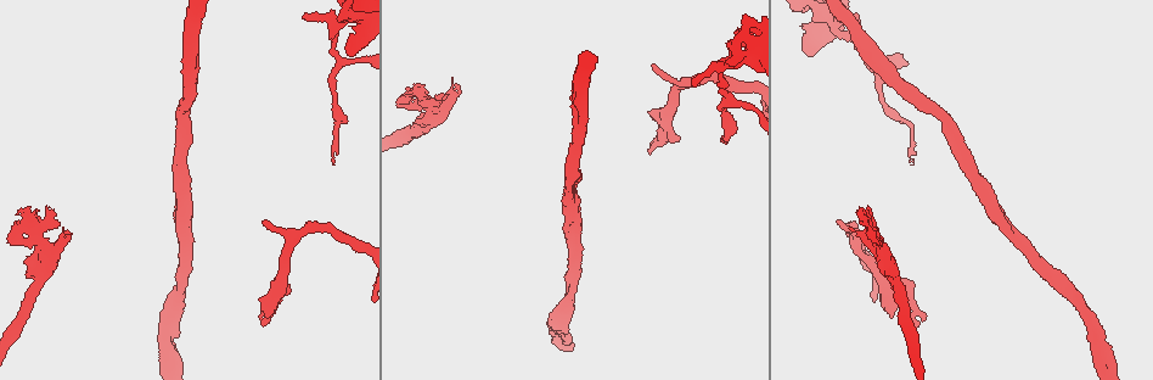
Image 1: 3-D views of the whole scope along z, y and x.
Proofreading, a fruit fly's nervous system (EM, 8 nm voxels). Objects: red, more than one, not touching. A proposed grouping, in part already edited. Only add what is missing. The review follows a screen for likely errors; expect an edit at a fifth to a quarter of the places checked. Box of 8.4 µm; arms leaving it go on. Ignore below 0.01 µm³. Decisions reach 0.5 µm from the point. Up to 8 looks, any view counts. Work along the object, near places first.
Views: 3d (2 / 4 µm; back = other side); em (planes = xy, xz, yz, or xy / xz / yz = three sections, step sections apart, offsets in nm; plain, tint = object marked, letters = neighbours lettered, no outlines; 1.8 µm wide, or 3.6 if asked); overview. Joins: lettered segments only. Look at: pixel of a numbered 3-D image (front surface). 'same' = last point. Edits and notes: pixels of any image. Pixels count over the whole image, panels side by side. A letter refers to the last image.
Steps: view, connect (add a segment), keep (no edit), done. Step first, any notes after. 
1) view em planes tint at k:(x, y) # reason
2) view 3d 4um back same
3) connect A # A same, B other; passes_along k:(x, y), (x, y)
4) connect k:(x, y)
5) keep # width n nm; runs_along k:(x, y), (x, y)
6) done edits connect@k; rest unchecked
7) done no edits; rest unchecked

view 3d 2um at 1:(725, 63) # narrows sharply

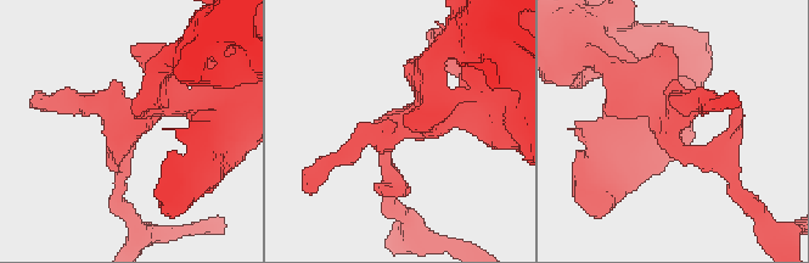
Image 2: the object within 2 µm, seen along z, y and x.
view em planes letters at 2:(669, 125)

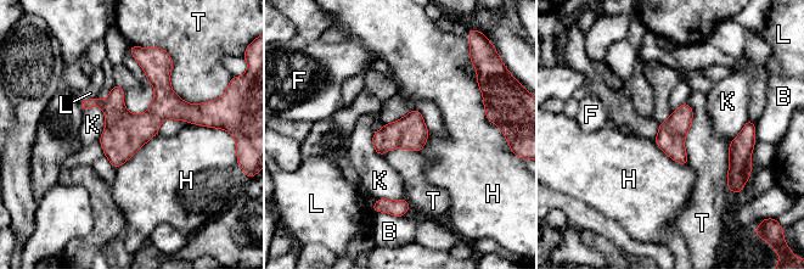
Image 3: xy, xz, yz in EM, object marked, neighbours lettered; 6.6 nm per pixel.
keep # longest_contact H 360 nm; B other, F other, H other, K other, L other, T other; border 3:(172, 62), (170, 88), (206, 102); none of them fits

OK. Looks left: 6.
view 3d 4um back at 1:(265, 317) # an open end

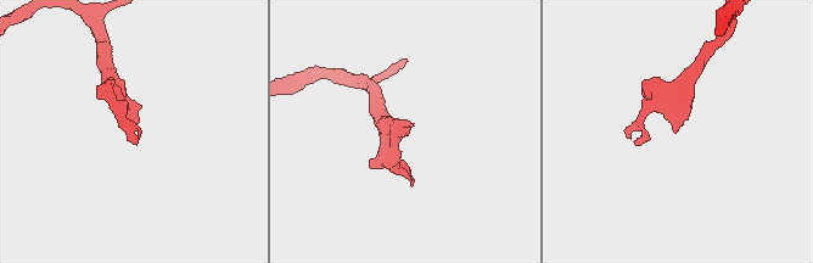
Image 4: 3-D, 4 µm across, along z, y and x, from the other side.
view em xz step 4 letters at 4:(406, 133) # shape alone is not enough

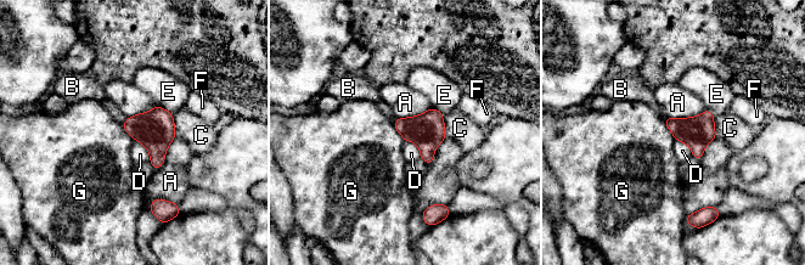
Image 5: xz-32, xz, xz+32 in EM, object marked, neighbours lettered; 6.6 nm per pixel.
view em planes letters same

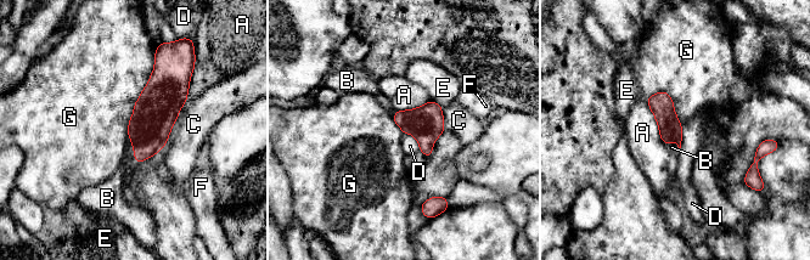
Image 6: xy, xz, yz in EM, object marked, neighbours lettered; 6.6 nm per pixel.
connect B # width 160 nm; A other, B same, C other, D other, E other, F other, G other; passes_along 6:(152, 119), (134, 150), (116, 182); the neuron continues

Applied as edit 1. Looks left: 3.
done edits connect@6; rest unchecked

